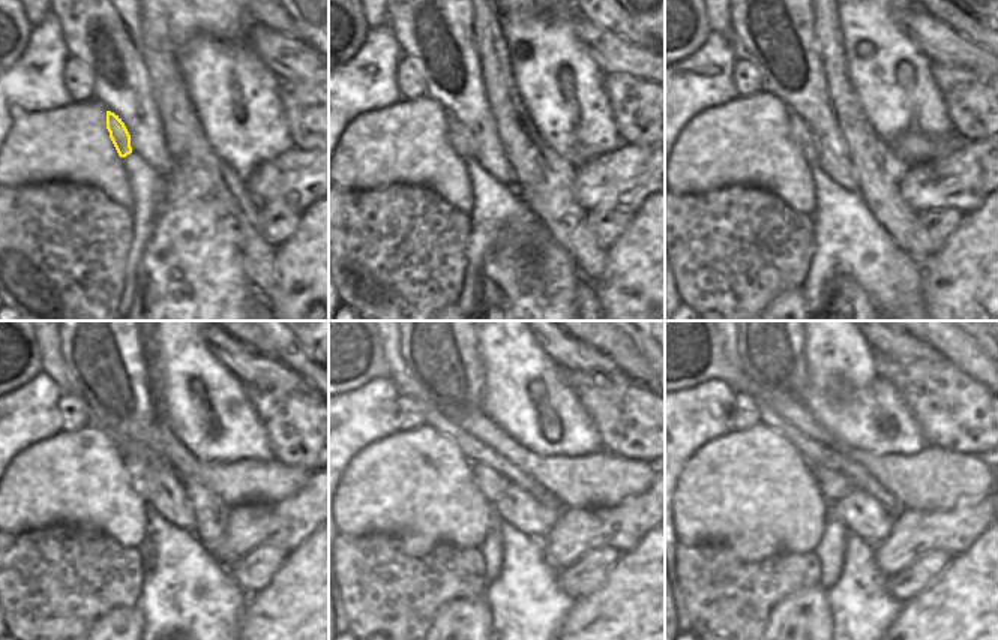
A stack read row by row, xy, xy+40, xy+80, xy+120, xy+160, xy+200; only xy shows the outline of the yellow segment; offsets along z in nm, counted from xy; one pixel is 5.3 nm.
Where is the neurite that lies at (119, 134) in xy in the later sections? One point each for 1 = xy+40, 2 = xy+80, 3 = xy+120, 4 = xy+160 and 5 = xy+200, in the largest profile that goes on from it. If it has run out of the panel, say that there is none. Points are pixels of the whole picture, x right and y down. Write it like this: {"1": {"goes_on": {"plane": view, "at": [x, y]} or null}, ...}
{"1": {"goes_on": {"plane": "xy+40", "at": [458, 137]}}, "2": {"goes_on": {"plane": "xy+80", "at": [802, 137]}}, "3": {"goes_on": {"plane": "xy+120", "at": [140, 474]}}, "4": {"goes_on": {"plane": "xy+160", "at": [491, 484]}}, "5": {"goes_on": {"plane": "xy+200", "at": [833, 486]}}}

